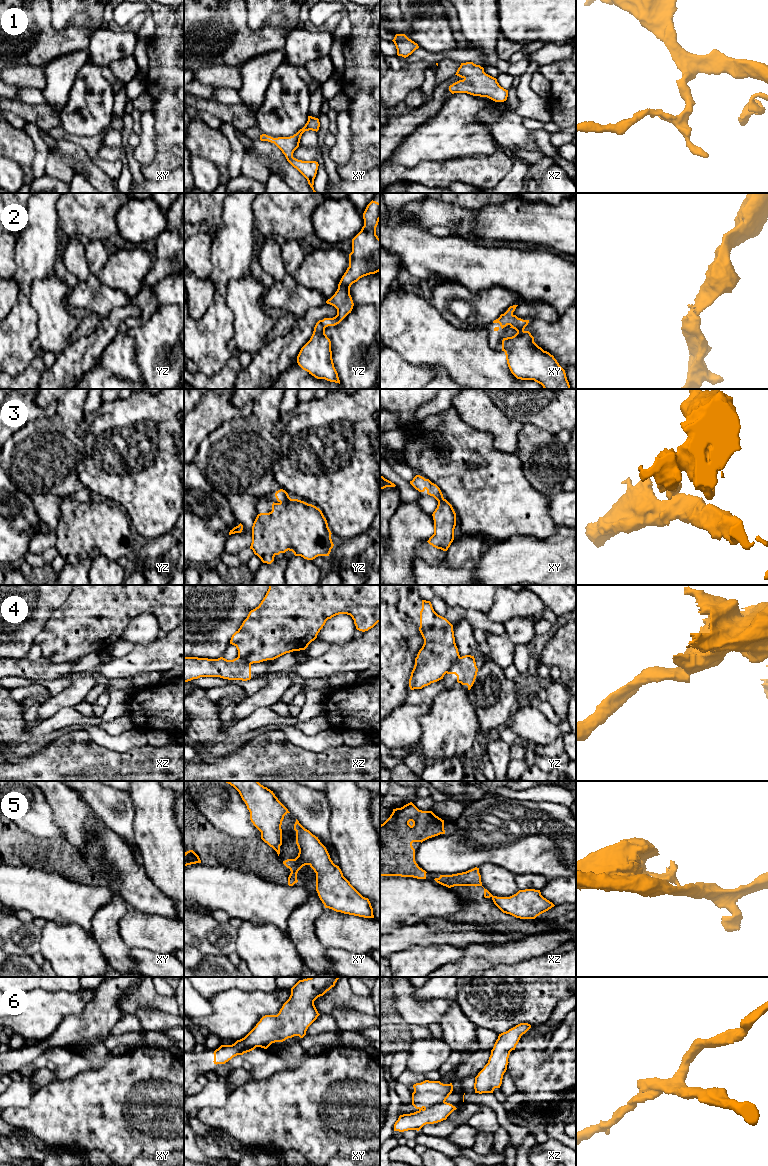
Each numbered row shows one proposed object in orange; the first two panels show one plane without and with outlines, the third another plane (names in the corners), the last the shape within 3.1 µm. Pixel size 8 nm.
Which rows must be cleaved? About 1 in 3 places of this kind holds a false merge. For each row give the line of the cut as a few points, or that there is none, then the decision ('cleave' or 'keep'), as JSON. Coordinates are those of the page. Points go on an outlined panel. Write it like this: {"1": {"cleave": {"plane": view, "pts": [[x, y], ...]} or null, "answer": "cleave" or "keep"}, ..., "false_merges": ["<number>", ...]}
{"1": {"cleave": null, "answer": "keep"}, "2": {"cleave": null, "answer": "keep"}, "3": {"cleave": null, "answer": "keep"}, "4": {"cleave": {"plane": "yz", "pts": [[459, 656], [446, 672]]}, "answer": "cleave"}, "5": {"cleave": {"plane": "xy", "pts": [[291, 871], [296, 877]]}, "answer": "cleave"}, "6": {"cleave": {"plane": "xz", "pts": [[444, 1101], [424, 1108]]}, "answer": "cleave"}, "false_merges": ["4", "5", "6"]}

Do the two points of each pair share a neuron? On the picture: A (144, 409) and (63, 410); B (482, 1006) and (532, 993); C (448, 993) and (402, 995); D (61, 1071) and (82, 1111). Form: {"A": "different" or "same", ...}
{"A": "different", "B": "same", "C": "different", "D": "different"}

